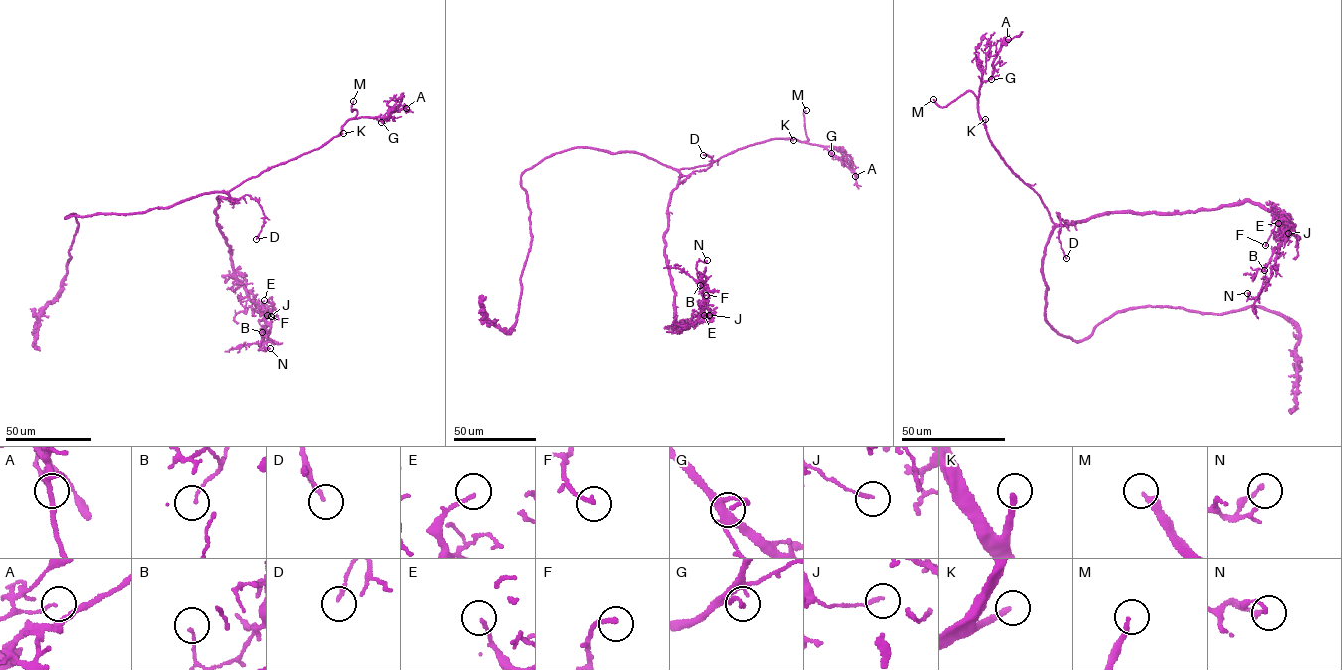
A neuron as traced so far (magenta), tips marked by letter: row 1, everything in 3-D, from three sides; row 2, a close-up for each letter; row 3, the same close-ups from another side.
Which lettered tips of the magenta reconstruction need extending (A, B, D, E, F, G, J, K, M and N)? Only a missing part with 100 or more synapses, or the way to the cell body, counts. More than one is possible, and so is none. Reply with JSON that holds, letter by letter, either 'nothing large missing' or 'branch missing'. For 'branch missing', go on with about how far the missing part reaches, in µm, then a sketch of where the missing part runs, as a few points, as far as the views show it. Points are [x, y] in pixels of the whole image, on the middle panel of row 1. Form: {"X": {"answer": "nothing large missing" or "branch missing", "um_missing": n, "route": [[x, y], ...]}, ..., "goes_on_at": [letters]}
{"A": {"answer": "nothing large missing"}, "B": {"answer": "nothing large missing"}, "D": {"answer": "nothing large missing"}, "E": {"answer": "nothing large missing"}, "F": {"answer": "nothing large missing"}, "G": {"answer": "nothing large missing"}, "J": {"answer": "nothing large missing"}, "K": {"answer": "branch missing", "um_missing": 60, "route": [[793, 140], [810, 158], [820, 156], [832, 160], [840, 168], [854, 174]]}, "M": {"answer": "branch missing", "um_missing": 20, "route": [[806, 110], [814, 112], [824, 121]]}, "N": {"answer": "nothing large missing"}, "goes_on_at": ["K", "M"]}

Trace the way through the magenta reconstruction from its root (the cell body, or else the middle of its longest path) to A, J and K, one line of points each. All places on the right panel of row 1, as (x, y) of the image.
A: (1044, 276), (1054, 223), (1039, 194), (1005, 163), (979, 114), (979, 87), (1008, 39)
J: (1044, 276), (1052, 230), (1105, 213), (1196, 212), (1249, 201), (1285, 215), (1289, 225), (1283, 236), (1288, 233)
K: (1044, 276), (1043, 257), (1054, 223), (1040, 196), (1014, 173), (994, 145), (986, 130), (985, 119)

